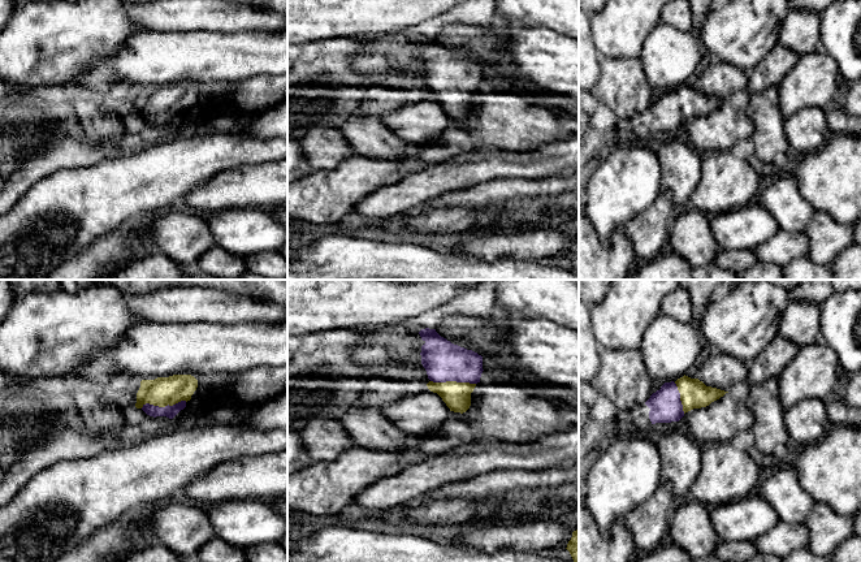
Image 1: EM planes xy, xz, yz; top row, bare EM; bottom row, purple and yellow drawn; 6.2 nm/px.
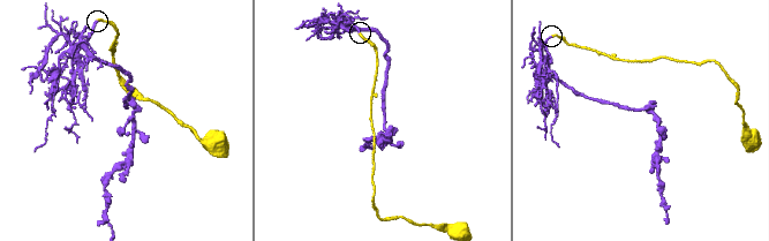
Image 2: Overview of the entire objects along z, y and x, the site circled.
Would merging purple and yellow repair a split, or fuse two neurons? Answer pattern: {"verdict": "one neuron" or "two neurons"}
{"verdict": "one neuron"}

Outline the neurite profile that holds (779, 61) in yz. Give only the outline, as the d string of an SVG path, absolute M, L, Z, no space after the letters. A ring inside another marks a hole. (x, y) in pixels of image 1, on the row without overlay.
M776 43L769 55L748 73L747 91L761 92L770 86L778 86L799 61L800 55Z

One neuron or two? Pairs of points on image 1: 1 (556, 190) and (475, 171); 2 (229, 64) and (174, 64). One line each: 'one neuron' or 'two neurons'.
1: two neurons
2: one neuron

